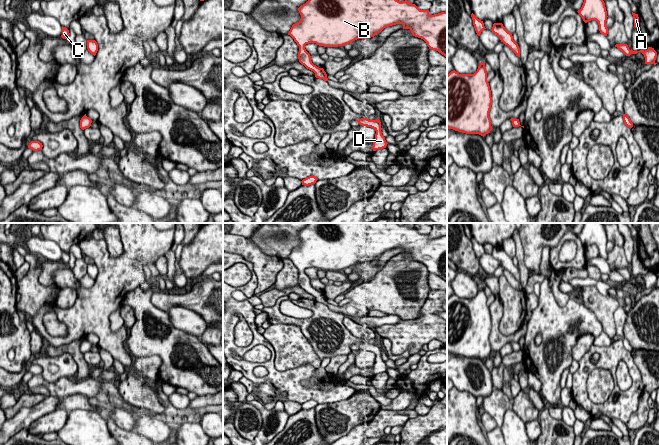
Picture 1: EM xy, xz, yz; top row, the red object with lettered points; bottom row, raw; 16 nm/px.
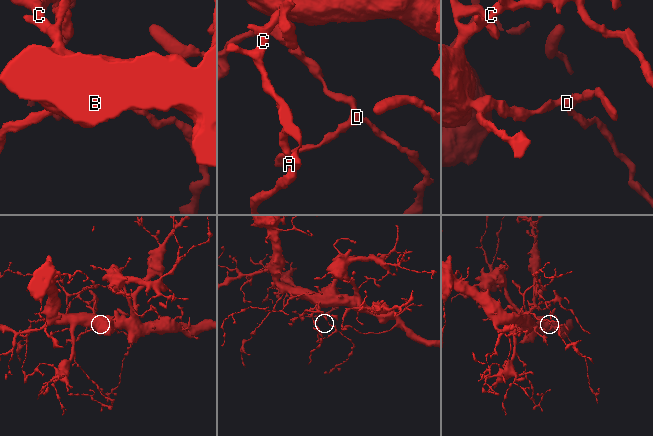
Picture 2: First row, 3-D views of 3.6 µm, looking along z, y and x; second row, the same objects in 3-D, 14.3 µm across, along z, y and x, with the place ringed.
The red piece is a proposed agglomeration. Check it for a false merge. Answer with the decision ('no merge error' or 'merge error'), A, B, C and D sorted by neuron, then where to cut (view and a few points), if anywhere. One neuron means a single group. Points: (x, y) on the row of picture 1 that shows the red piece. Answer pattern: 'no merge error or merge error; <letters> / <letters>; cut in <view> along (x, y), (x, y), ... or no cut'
no merge error; A B C D; no cut

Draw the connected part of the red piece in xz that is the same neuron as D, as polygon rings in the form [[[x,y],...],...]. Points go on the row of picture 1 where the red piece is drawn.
[[[361,118],[361,119],[356,120],[356,121],[360,125],[371,127],[376,131],[375,140],[374,140],[373,146],[372,146],[373,151],[386,148],[388,143],[386,142],[385,137],[382,135],[381,122],[379,119],[369,120],[367,118]]]

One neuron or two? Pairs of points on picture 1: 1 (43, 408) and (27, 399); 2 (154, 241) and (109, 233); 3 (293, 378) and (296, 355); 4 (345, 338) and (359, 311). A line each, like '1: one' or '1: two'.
1: two
2: two
3: two
4: two

